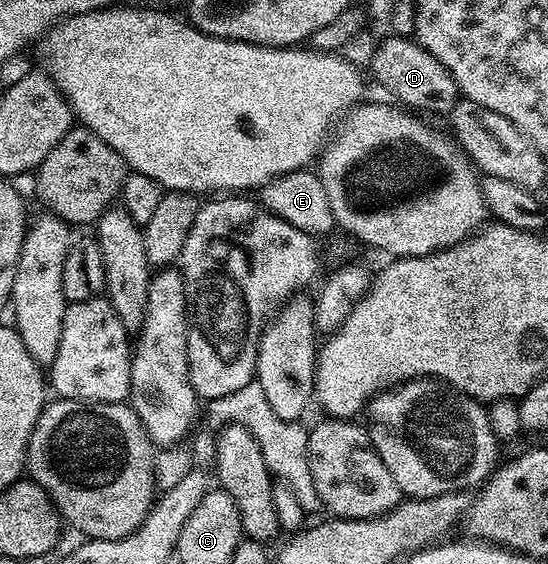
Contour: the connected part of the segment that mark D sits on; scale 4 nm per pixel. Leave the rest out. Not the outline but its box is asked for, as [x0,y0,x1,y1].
[371,34,459,113]

